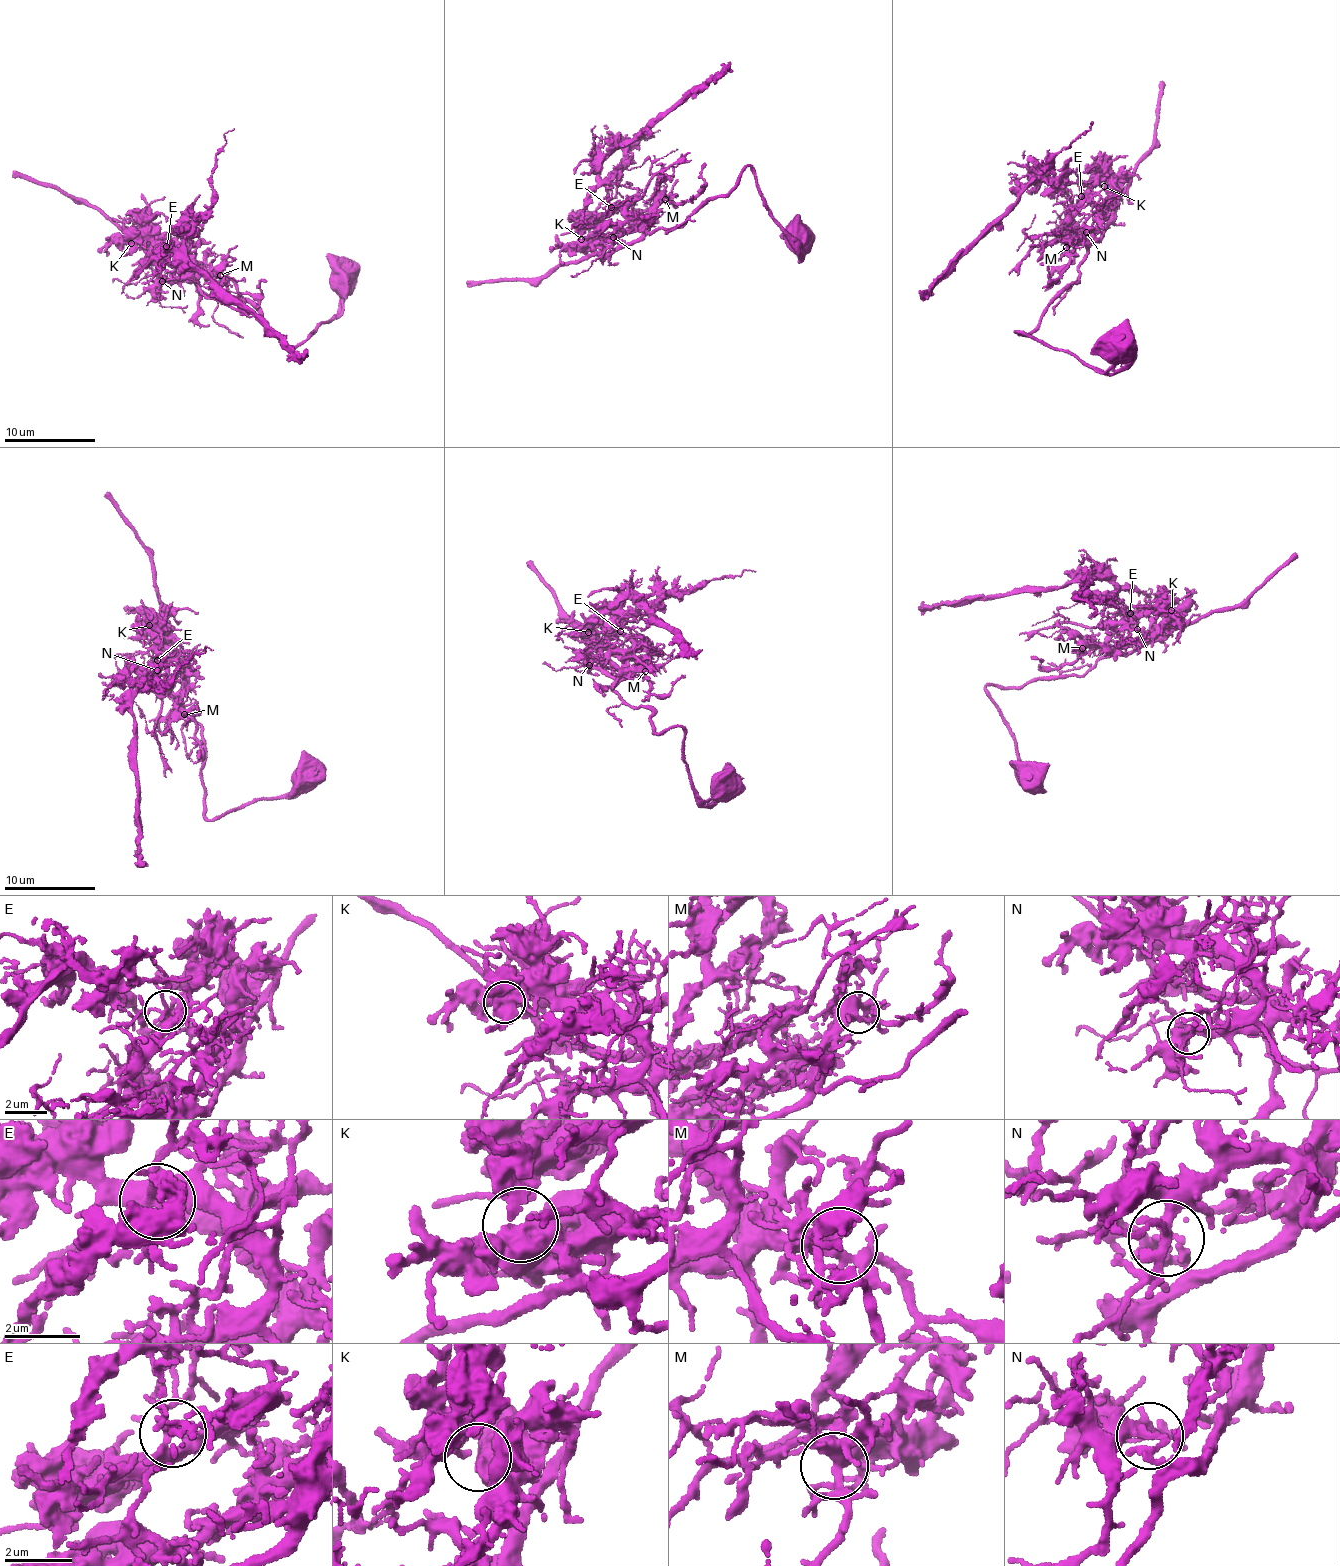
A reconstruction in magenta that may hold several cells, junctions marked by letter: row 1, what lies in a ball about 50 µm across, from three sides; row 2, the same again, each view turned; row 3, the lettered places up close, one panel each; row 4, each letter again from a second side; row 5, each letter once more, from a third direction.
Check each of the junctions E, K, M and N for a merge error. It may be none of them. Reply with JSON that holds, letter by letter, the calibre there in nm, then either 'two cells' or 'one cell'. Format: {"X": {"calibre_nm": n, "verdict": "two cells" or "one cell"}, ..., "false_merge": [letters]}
{"E": {"calibre_nm": 240, "verdict": "two cells"}, "K": {"calibre_nm": 550, "verdict": "one cell"}, "M": {"calibre_nm": 440, "verdict": "one cell"}, "N": {"calibre_nm": 240, "verdict": "one cell"}, "false_merge": ["E"]}

